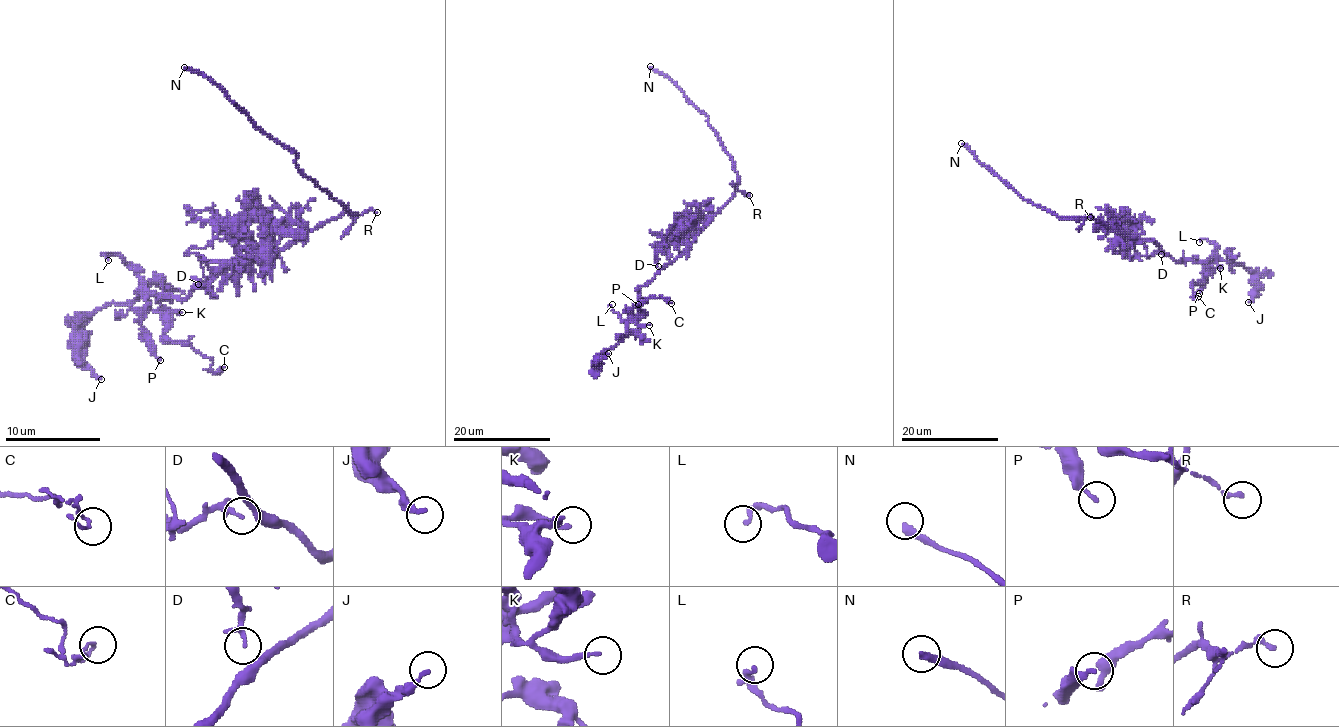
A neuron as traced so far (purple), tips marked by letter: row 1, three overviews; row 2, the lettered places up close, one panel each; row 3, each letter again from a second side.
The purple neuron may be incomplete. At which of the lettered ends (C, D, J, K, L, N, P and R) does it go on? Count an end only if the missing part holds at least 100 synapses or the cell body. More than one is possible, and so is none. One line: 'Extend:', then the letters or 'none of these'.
Extend: N

